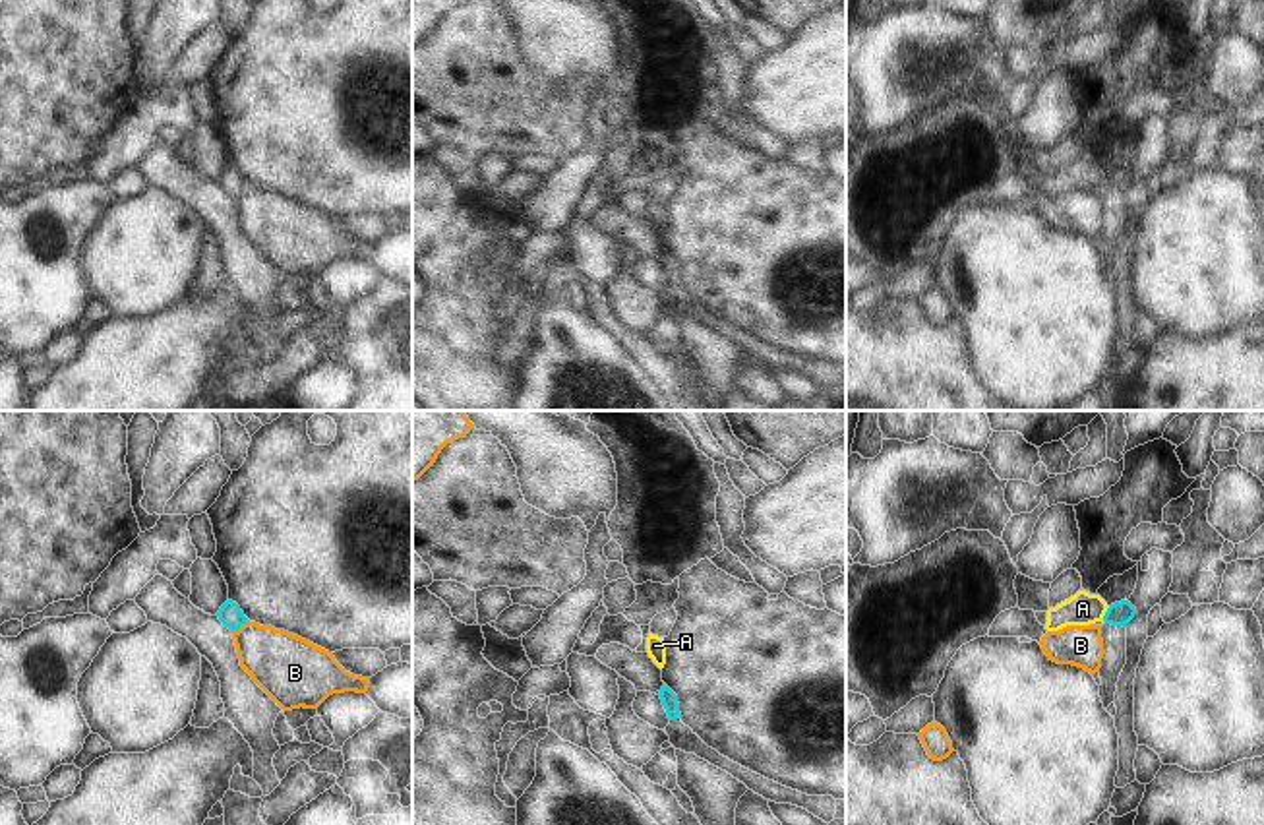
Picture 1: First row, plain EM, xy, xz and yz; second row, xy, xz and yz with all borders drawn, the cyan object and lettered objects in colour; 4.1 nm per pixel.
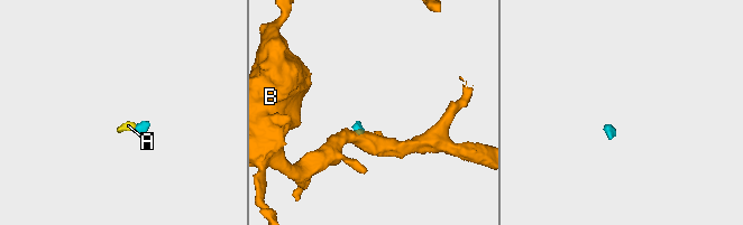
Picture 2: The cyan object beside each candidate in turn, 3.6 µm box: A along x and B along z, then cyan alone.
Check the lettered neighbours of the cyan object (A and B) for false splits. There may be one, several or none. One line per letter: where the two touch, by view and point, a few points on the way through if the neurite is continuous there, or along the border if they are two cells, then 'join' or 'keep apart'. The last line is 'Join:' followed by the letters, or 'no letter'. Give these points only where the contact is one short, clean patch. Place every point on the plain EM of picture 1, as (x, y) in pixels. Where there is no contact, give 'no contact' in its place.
A: yz (1106, 181) | across yz (1121, 179), (1106, 181), (1096, 175), (1083, 175) | join
B: xy (240, 190) | along xy (248, 186), (233, 200) | keep apart
Join: A

